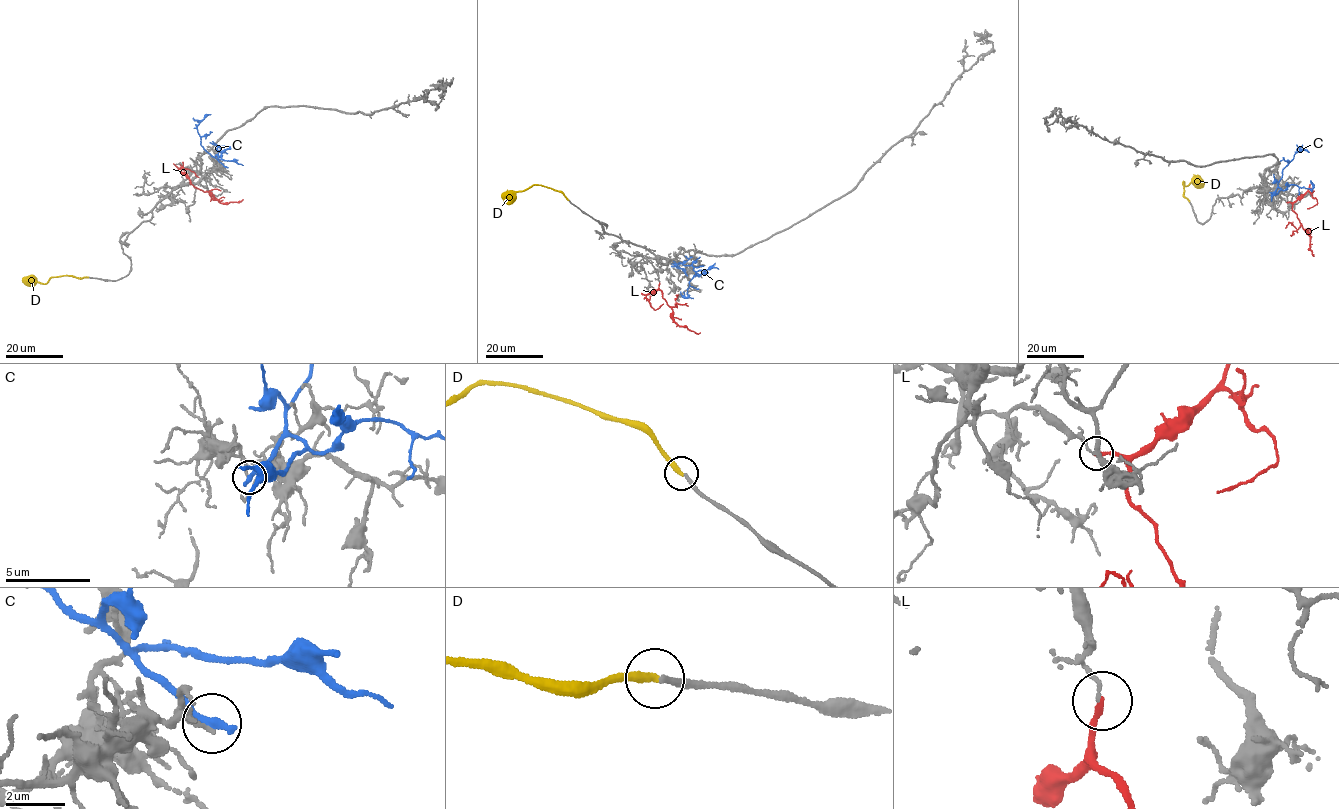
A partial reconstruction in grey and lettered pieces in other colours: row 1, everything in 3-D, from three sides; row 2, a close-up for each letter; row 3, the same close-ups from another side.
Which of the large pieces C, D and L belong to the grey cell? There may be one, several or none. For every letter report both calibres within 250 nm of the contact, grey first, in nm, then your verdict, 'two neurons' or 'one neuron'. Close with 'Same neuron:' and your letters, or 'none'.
C: 130 nm thick on the grey side, 320 nm on the other; two neurons
D: 200 nm thick on the grey side, 300 nm on the other; one neuron
L: 110 nm thick on the grey side, 200 nm on the other; two neurons
Same neuron: D

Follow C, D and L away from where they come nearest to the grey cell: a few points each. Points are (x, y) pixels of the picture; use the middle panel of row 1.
C: (701, 266), (675, 264), (687, 275)
D: (568, 199), (561, 192), (535, 185), (516, 191), (503, 200)
L: (659, 283), (658, 287), (672, 310), (675, 322), (700, 332)

